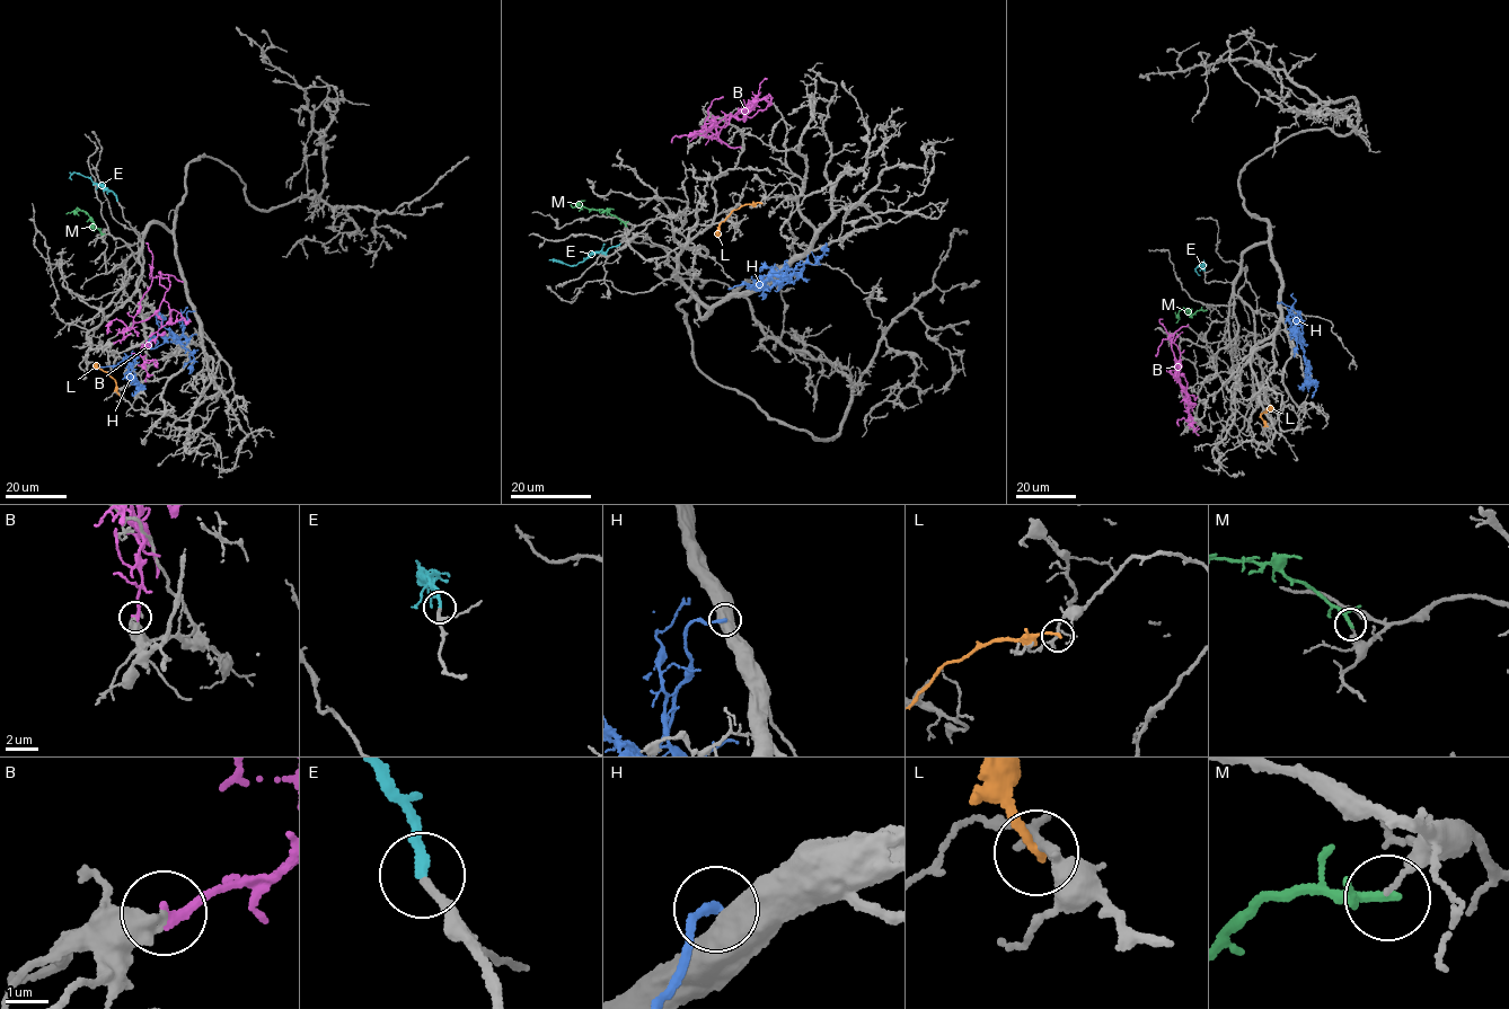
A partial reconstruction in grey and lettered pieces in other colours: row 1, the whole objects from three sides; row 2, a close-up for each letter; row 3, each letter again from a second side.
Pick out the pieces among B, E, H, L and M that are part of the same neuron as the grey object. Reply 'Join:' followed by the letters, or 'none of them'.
Join: E

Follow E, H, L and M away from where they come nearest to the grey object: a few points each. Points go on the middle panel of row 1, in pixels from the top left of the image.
E: (619, 244), (603, 253), (596, 251), (575, 265), (557, 262)
H: (786, 260), (782, 272), (794, 282), (762, 285), (777, 274), (787, 275), (782, 271)
L: (761, 203), (735, 209), (718, 226), (718, 237)
M: (626, 226), (607, 211), (572, 206), (570, 202)

